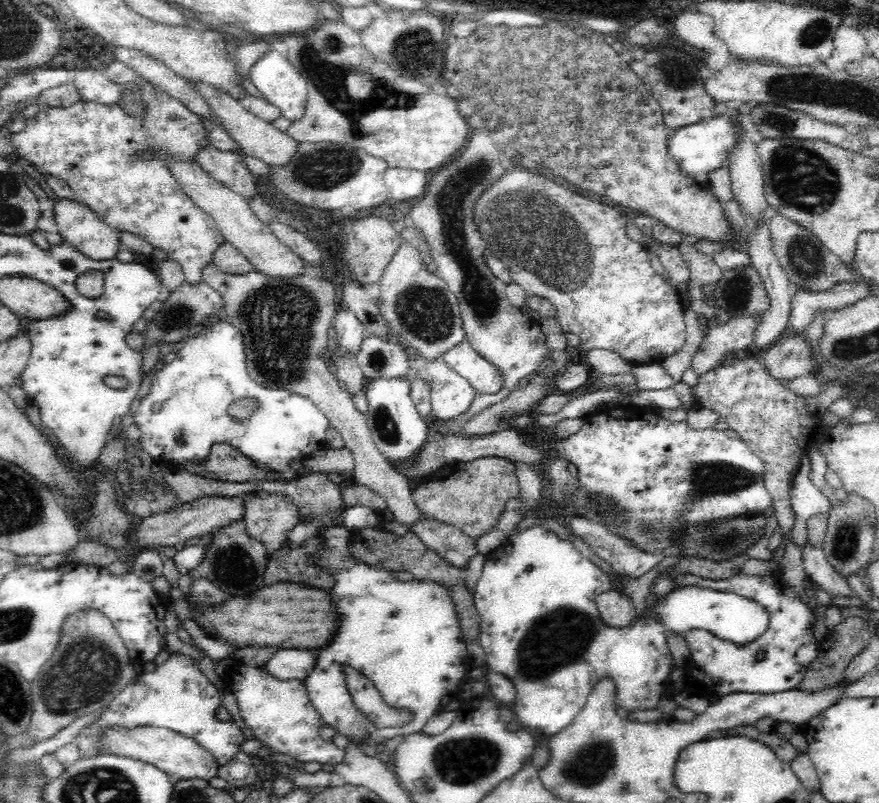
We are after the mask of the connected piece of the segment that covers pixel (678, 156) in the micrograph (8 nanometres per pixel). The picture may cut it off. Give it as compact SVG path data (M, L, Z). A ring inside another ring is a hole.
M706 117L696 124L674 128L668 138L668 151L670 157L674 157L680 164L680 168L686 171L686 175L705 177L709 172L714 172L727 163L728 154L734 150L739 139L738 126L736 122L732 122L732 118Z

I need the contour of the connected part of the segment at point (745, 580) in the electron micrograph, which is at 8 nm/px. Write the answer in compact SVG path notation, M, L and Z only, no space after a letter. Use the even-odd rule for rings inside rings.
M692 574L679 575L675 586L698 586L719 591L728 591L744 596L758 603L769 614L768 630L765 630L754 642L740 645L716 637L708 629L688 629L684 631L684 640L690 648L690 666L680 673L683 677L683 689L694 692L700 698L722 698L731 692L749 692L776 694L796 689L803 682L808 666L818 656L818 642L814 640L814 616L810 606L804 604L800 594L790 586L784 586L778 574L774 576L732 576L728 580L706 580ZM758 650L764 650L764 659L756 659Z

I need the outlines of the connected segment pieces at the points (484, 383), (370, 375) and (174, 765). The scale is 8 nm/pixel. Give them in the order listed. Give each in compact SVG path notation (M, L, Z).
M466 338L442 357L449 367L474 387L476 394L496 394L504 386L502 371L476 353Z
M373 334L362 338L356 359L368 380L400 379L411 374L404 350L399 345L388 344Z
M152 726L130 728L112 728L103 733L100 740L100 754L110 754L121 757L140 759L148 764L156 765L169 776L172 782L178 780L204 779L209 781L218 771L223 769L216 761L216 757L202 748L192 737L181 735L168 728L156 728Z

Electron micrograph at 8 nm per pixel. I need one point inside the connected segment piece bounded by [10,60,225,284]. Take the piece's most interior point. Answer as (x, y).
(117, 165)

